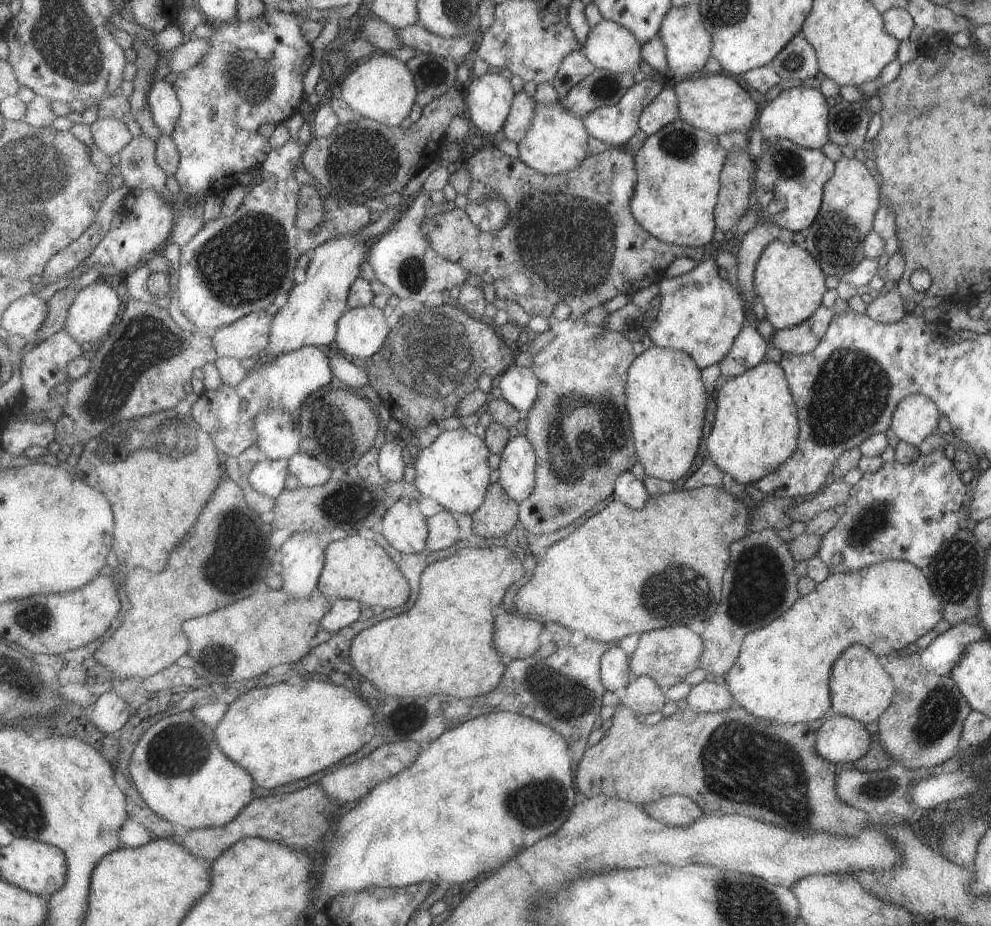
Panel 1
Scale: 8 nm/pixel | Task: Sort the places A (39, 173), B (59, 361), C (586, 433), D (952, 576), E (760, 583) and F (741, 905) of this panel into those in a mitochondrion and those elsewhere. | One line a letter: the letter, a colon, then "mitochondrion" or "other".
A: mitochondrion
B: other
C: mitochondrion
D: mitochondrion
E: mitochondrion
F: mitochondrion

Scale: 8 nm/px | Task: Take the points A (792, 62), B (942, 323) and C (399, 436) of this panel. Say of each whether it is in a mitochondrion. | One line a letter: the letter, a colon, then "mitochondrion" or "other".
A: mitochondrion
B: other
C: other

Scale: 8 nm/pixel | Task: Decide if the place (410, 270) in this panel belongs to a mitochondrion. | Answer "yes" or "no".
yes

